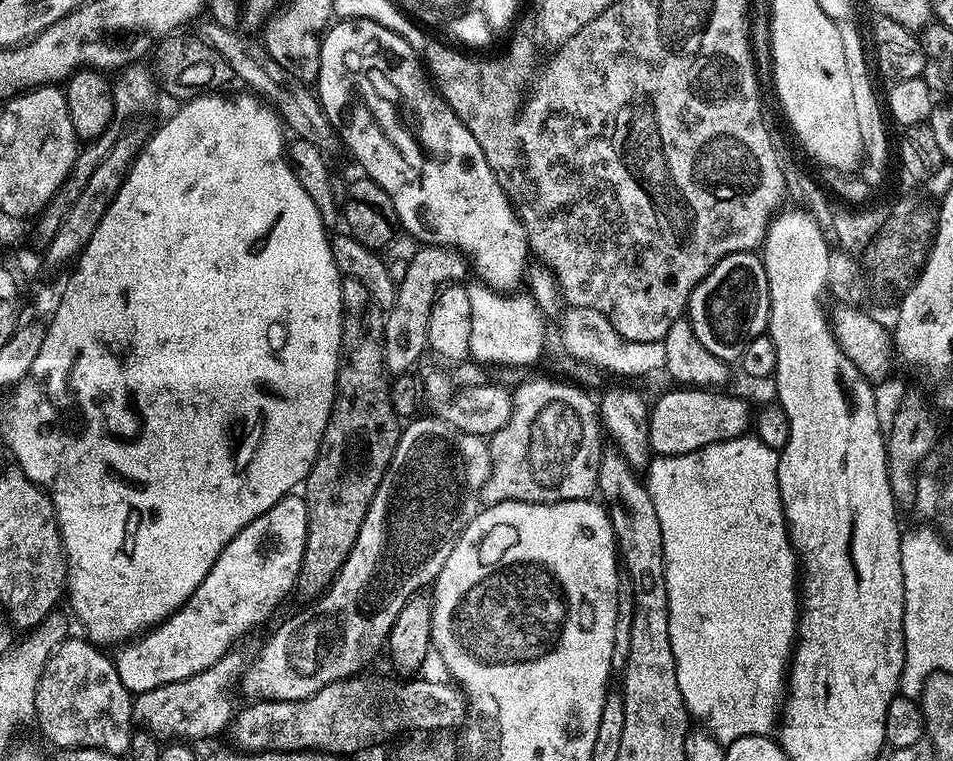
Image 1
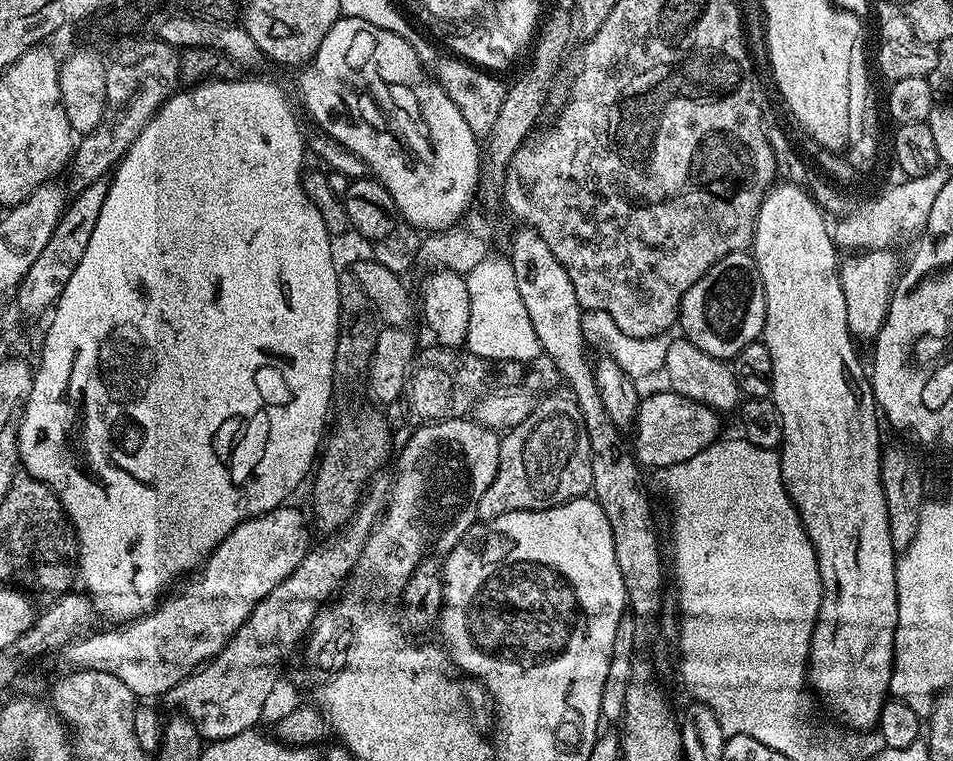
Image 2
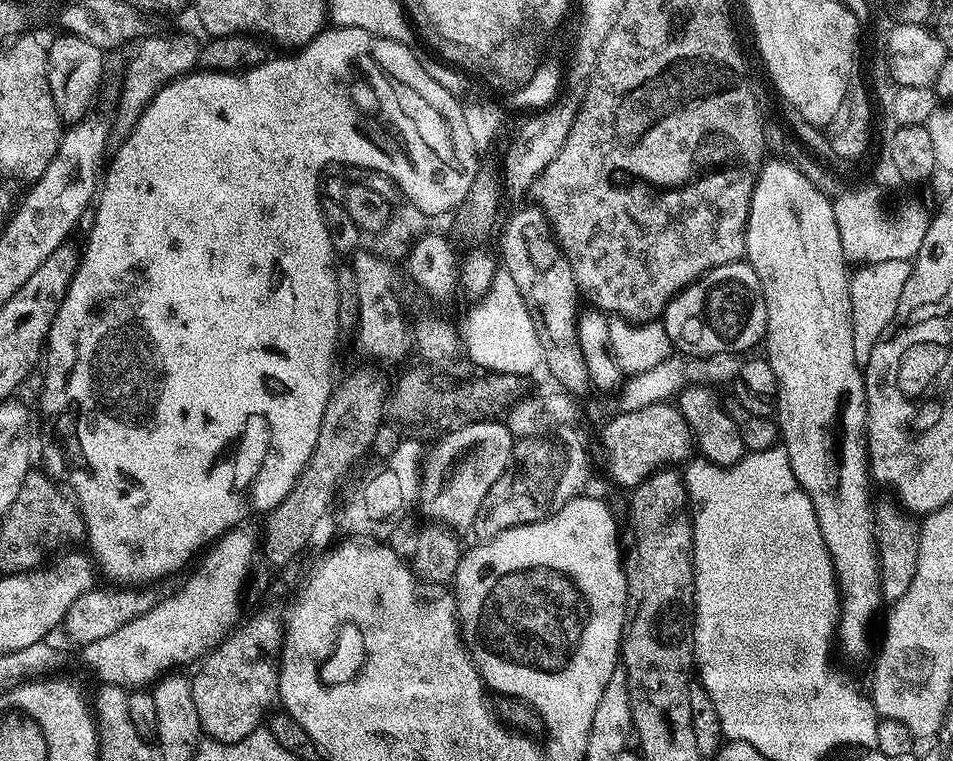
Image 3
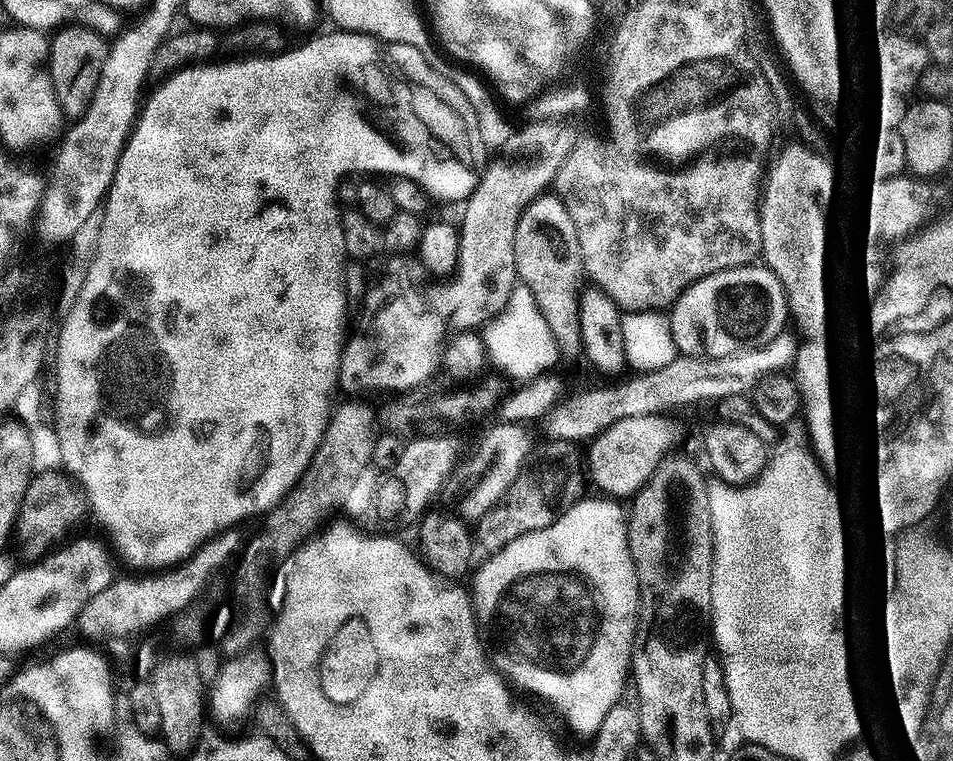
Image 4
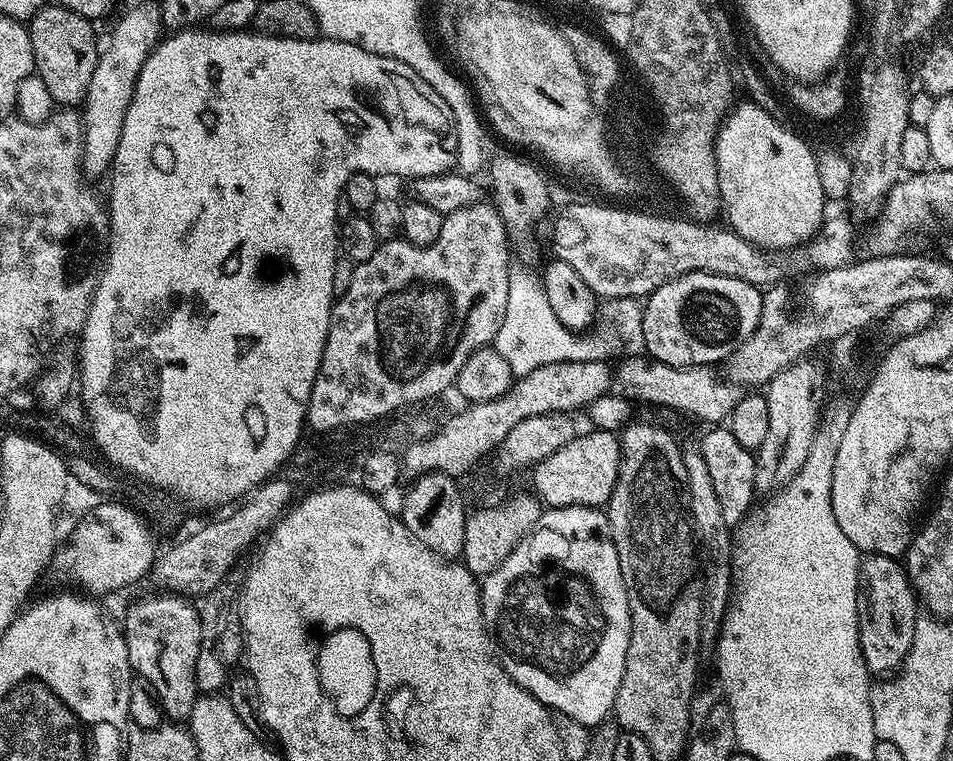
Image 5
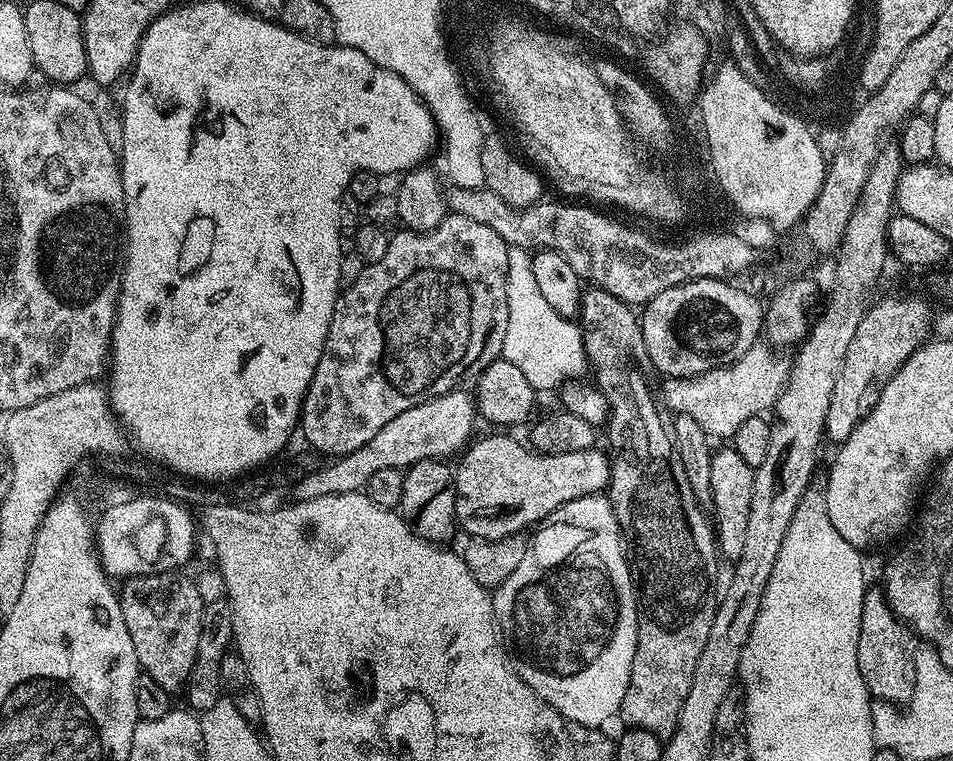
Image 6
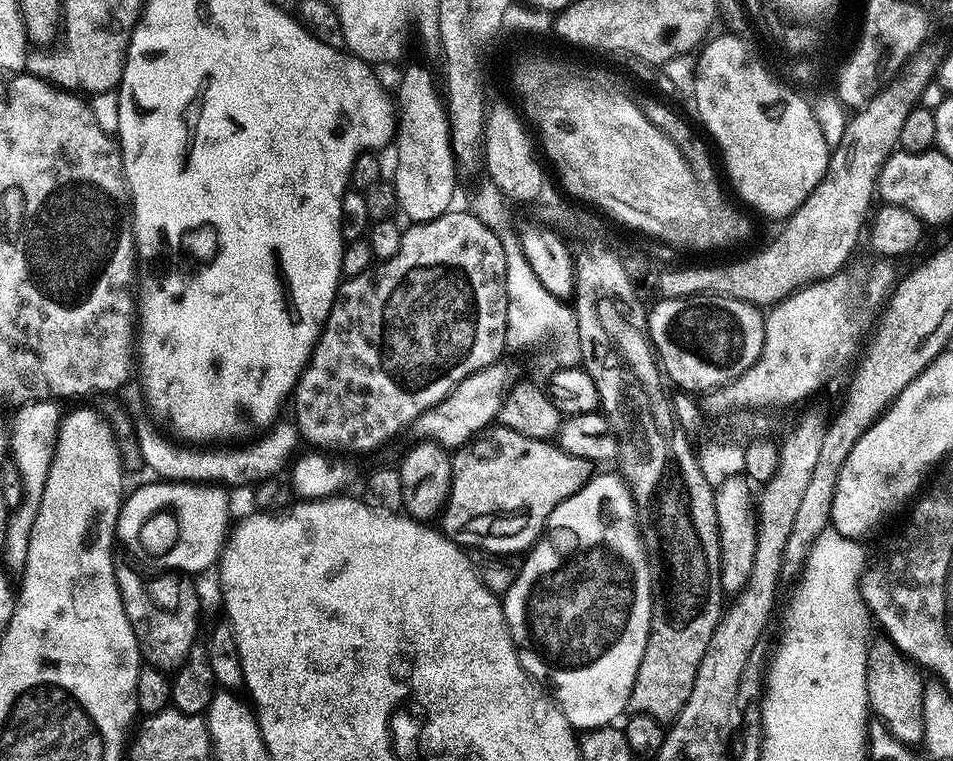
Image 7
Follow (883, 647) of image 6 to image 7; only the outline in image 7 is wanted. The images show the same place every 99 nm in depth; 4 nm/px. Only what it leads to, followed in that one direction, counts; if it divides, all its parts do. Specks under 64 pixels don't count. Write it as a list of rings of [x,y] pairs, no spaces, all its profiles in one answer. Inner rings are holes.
[[[887,638],[873,643],[868,655],[868,706],[873,717],[876,716],[888,727],[888,732],[900,744],[919,745],[924,739],[924,689],[921,669],[913,664],[904,653],[896,649],[895,644]]]

